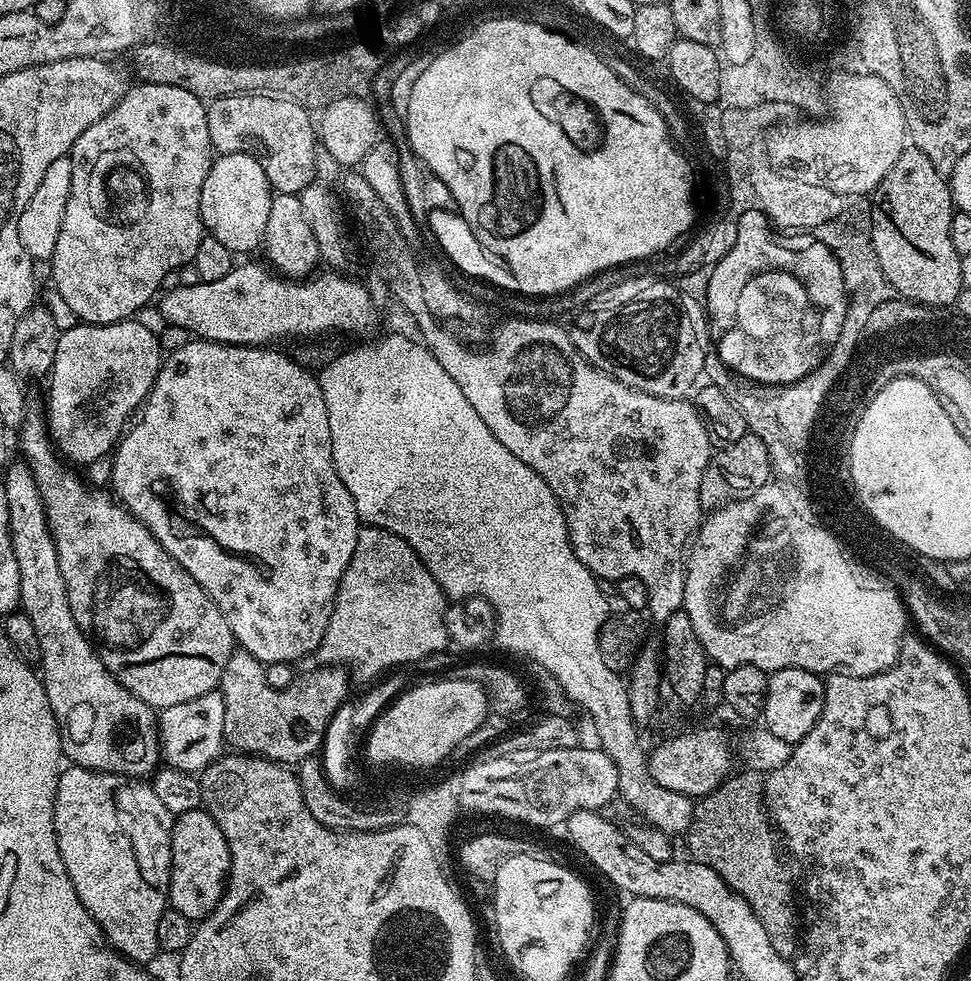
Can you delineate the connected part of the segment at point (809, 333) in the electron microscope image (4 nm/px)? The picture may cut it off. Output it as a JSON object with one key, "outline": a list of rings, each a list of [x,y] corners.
{"outline":[[[780,274],[754,278],[752,284],[746,284],[730,324],[724,326],[722,338],[714,341],[722,362],[744,380],[761,380],[768,384],[764,386],[787,386],[813,372],[825,358],[818,354],[816,342],[826,340],[816,340],[814,318],[802,310],[806,304],[806,286],[807,283],[794,282]]]}

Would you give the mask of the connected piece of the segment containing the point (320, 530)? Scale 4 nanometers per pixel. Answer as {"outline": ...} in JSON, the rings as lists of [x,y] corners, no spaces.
{"outline":[[[194,338],[186,346],[182,346],[182,350],[174,350],[167,353],[163,357],[160,369],[156,375],[156,381],[150,390],[148,399],[142,405],[142,411],[139,413],[139,416],[141,415],[140,421],[138,421],[138,416],[138,419],[125,431],[120,443],[114,449],[114,455],[111,457],[111,460],[113,460],[112,485],[110,485],[116,499],[137,520],[140,520],[148,527],[150,534],[154,534],[154,538],[158,538],[158,542],[162,547],[188,571],[190,578],[194,578],[194,582],[198,582],[198,586],[202,586],[202,590],[206,590],[206,594],[216,603],[218,610],[222,610],[222,618],[226,618],[226,622],[230,626],[233,641],[243,651],[254,654],[254,658],[258,658],[260,663],[265,666],[270,664],[292,664],[293,662],[297,662],[296,660],[302,659],[303,656],[311,657],[315,653],[317,646],[322,642],[322,634],[326,634],[326,622],[330,622],[330,614],[334,610],[334,598],[338,594],[338,586],[342,582],[342,574],[346,574],[346,566],[350,566],[350,558],[354,558],[354,542],[358,542],[358,534],[362,527],[361,518],[356,513],[356,507],[354,506],[354,498],[350,498],[350,490],[346,490],[346,486],[342,482],[342,478],[338,478],[338,470],[334,466],[332,439],[330,438],[330,418],[326,414],[326,398],[322,398],[320,381],[307,367],[301,365],[291,355],[287,356],[284,352],[275,352],[274,349],[275,347],[272,346],[219,344],[213,340]]]}

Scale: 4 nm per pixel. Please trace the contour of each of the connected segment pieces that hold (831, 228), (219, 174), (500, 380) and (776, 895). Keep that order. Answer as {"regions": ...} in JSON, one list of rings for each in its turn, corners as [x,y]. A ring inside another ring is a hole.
{"regions":[[[[843,220],[828,221],[810,229],[811,237],[831,250],[835,260],[840,264],[848,308],[843,316],[842,328],[846,328],[850,316],[867,316],[872,308],[897,297],[897,292],[887,278],[877,256],[874,254],[871,233],[860,224],[846,224]]],[[[249,152],[217,155],[206,174],[206,182],[202,182],[200,217],[205,233],[218,238],[218,242],[233,254],[252,252],[255,248],[257,251],[264,243],[266,218],[270,218],[273,195],[262,166]]],[[[504,318],[496,328],[496,333],[492,336],[492,345],[489,348],[483,346],[469,346],[461,342],[451,331],[440,328],[439,323],[427,325],[422,332],[422,342],[438,358],[442,370],[458,382],[458,387],[462,394],[466,394],[466,399],[470,401],[470,406],[474,406],[474,411],[480,415],[482,422],[490,426],[490,434],[514,454],[514,458],[522,458],[530,470],[534,470],[550,486],[550,490],[555,494],[556,501],[560,504],[560,509],[564,512],[566,526],[568,527],[568,537],[572,543],[574,554],[578,554],[578,562],[586,566],[601,581],[619,582],[622,578],[633,576],[638,578],[646,586],[648,595],[647,615],[657,620],[657,625],[663,626],[671,615],[681,611],[684,606],[684,574],[686,571],[682,561],[686,556],[686,549],[690,541],[695,537],[696,529],[702,523],[702,509],[700,507],[700,487],[702,486],[702,474],[708,465],[708,459],[714,451],[714,441],[708,434],[708,429],[704,426],[699,412],[687,399],[667,400],[651,396],[645,392],[634,390],[622,382],[618,382],[613,376],[608,376],[602,370],[598,370],[586,358],[582,358],[580,351],[574,346],[572,333],[567,327],[560,324],[552,324],[551,319],[529,320],[527,318]]],[[[756,774],[743,775],[729,775],[709,796],[695,801],[692,823],[686,833],[688,848],[692,851],[689,853],[691,859],[710,866],[710,870],[717,872],[730,888],[746,898],[754,914],[758,914],[762,926],[766,926],[766,934],[770,934],[774,950],[778,950],[778,954],[791,957],[798,948],[798,896],[797,893],[796,896],[792,893],[792,884],[788,881],[787,870],[784,869],[782,844],[774,831],[768,809],[764,807],[764,781]]]]}

